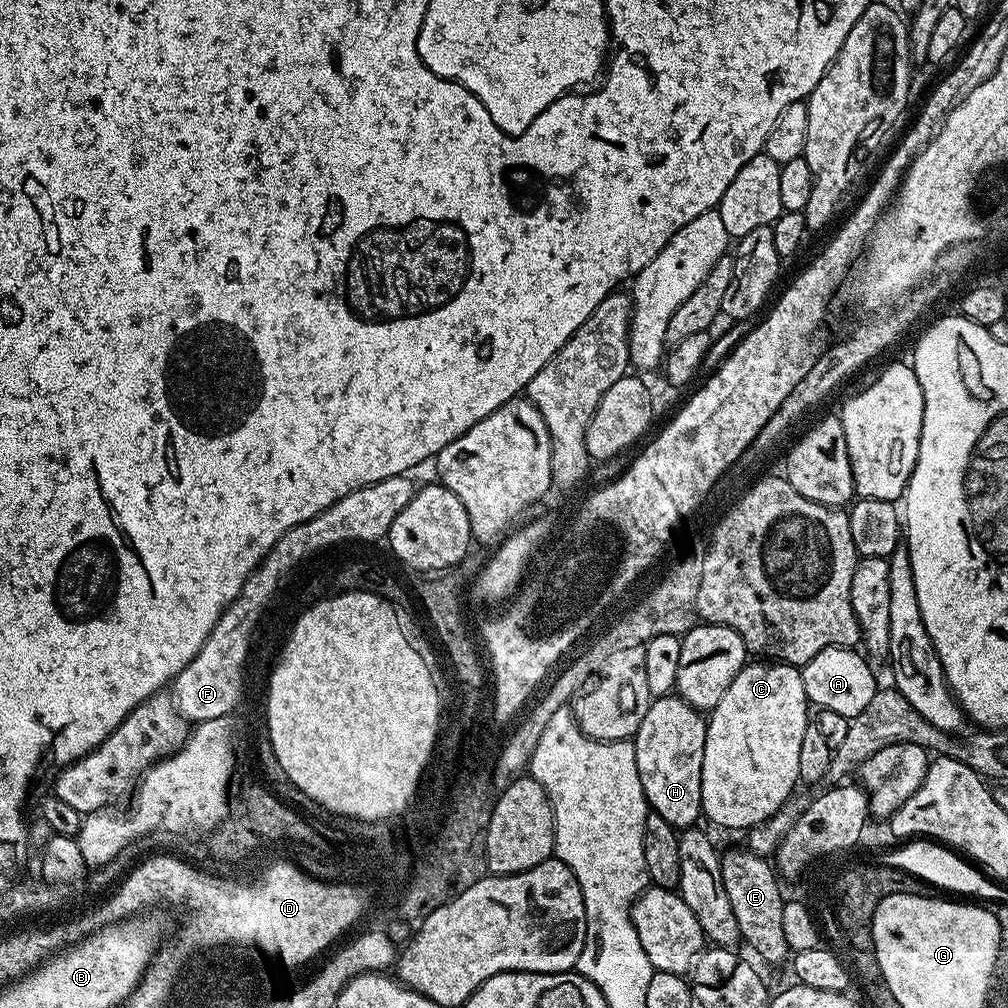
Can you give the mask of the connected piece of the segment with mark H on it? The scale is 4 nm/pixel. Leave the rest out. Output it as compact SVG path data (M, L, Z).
M669 694L657 696L649 703L646 718L642 718L642 726L638 726L634 737L636 776L642 778L647 807L662 814L662 818L678 830L693 827L699 821L696 819L702 816L702 758L705 756L707 729L708 721L701 709L690 706L679 695Z

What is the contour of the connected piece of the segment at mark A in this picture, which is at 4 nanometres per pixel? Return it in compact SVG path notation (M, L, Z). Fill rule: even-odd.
M852 646L827 648L814 654L810 662L802 665L802 682L808 695L809 705L817 709L835 710L837 714L849 718L862 714L862 709L878 691L878 683L876 684L876 676L872 673L871 666L867 664L869 661L856 651L857 649Z

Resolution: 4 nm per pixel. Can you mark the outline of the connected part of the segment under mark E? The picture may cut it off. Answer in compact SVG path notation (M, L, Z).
M747 850L725 851L720 857L720 865L722 886L726 890L726 898L730 898L730 910L734 910L741 941L745 945L748 943L766 963L780 964L784 959L785 963L790 956L786 933L782 931L782 910L786 896L780 893L781 881L775 867L757 852Z

